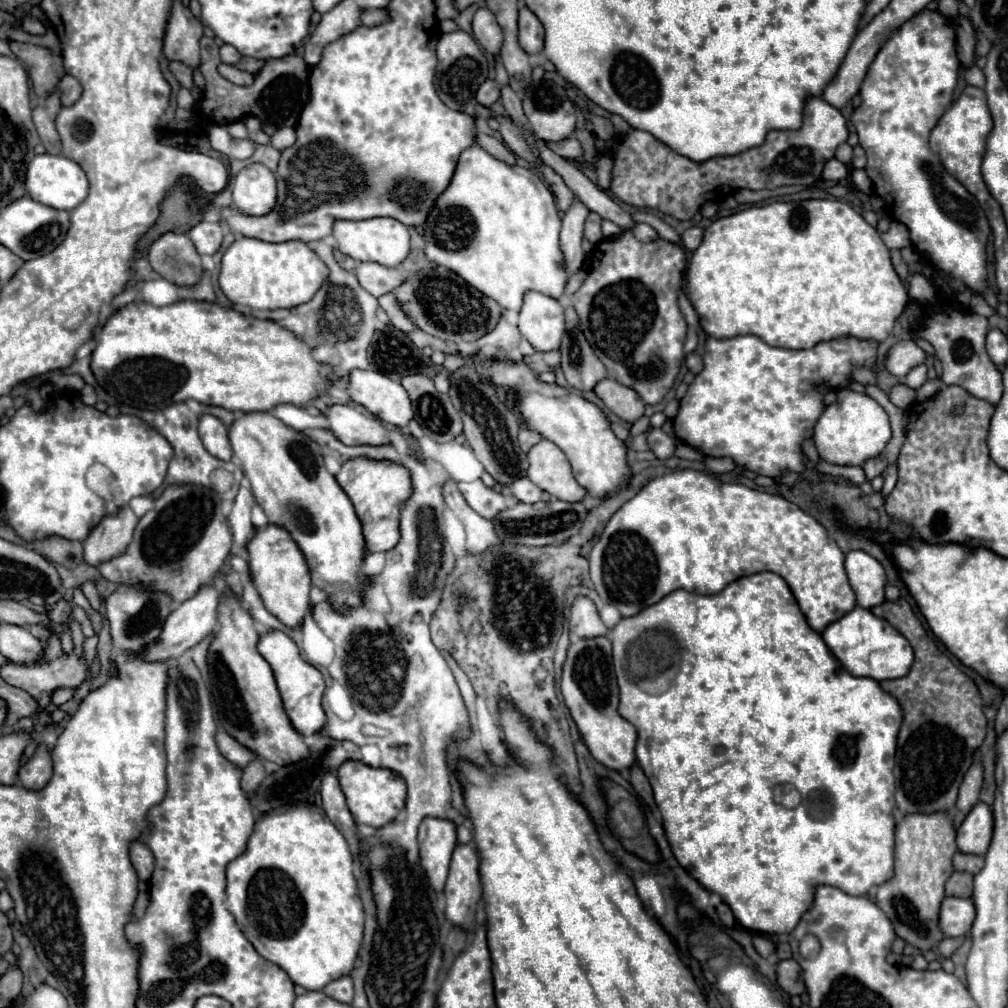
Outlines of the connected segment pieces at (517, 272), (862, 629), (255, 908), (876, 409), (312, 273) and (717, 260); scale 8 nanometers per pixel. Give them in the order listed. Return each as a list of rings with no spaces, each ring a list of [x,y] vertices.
[[[470,146],[462,152],[448,190],[436,200],[436,206],[424,224],[428,260],[456,272],[484,296],[494,298],[504,310],[514,312],[520,312],[522,298],[528,290],[552,296],[554,300],[560,300],[564,294],[568,272],[564,272],[564,254],[560,252],[558,234],[560,218],[554,196],[542,178],[526,168],[512,168],[492,158],[480,146]]]
[[[856,606],[844,618],[832,622],[822,632],[822,638],[846,672],[852,676],[868,676],[876,682],[906,676],[914,660],[914,652],[908,640],[904,640],[904,636],[894,628],[886,628],[886,622],[882,618],[876,618],[870,610],[860,606]]]
[[[294,804],[294,806],[274,808],[272,812],[262,814],[256,820],[256,826],[254,826],[254,832],[248,840],[246,852],[228,864],[226,880],[228,880],[228,884],[226,884],[226,906],[234,914],[238,926],[242,928],[246,938],[252,942],[252,946],[258,950],[258,954],[264,956],[266,960],[278,964],[284,972],[288,972],[288,976],[294,984],[298,984],[306,990],[322,990],[332,980],[336,980],[340,976],[348,976],[352,972],[354,962],[358,958],[362,934],[364,934],[364,910],[362,910],[360,898],[356,896],[358,894],[358,884],[356,884],[356,878],[354,878],[354,872],[352,872],[352,854],[350,854],[348,842],[344,840],[344,836],[336,830],[336,826],[318,808],[304,806],[304,804]]]
[[[840,390],[838,400],[830,404],[814,426],[814,444],[822,460],[840,466],[862,466],[866,460],[884,452],[892,436],[888,414],[884,408],[866,394],[854,390]]]
[[[240,236],[222,256],[218,284],[232,304],[248,306],[252,310],[276,310],[294,308],[312,300],[326,278],[326,264],[304,242],[272,244]]]
[[[804,200],[804,202],[772,202],[766,206],[750,206],[742,212],[736,212],[726,218],[714,220],[706,230],[702,244],[694,250],[688,268],[686,268],[686,290],[688,298],[698,312],[702,330],[712,338],[734,338],[740,334],[754,334],[762,338],[766,344],[776,348],[788,348],[788,350],[804,350],[812,348],[818,342],[834,340],[834,338],[846,338],[856,336],[864,340],[876,340],[882,342],[888,338],[888,334],[894,328],[894,322],[902,314],[904,306],[908,304],[908,292],[904,284],[900,282],[898,274],[892,268],[890,262],[890,250],[880,240],[880,234],[876,228],[872,228],[852,206],[848,206],[842,200]]]

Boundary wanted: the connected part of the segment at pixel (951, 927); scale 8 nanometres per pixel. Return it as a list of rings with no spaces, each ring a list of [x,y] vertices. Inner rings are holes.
[[[946,896],[940,908],[940,928],[946,936],[962,936],[970,932],[974,916],[976,912],[972,898]]]

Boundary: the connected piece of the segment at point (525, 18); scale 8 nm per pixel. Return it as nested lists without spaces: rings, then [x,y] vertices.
[[[520,2],[520,18],[518,18],[518,28],[520,28],[520,46],[528,54],[538,54],[544,48],[544,28],[540,20],[526,8],[524,2]]]

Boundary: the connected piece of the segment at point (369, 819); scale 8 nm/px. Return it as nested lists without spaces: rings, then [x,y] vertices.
[[[350,760],[350,762],[344,762],[336,770],[336,776],[338,776],[340,788],[346,796],[348,808],[350,808],[350,812],[356,818],[358,824],[366,824],[366,826],[372,826],[372,828],[382,828],[382,826],[390,824],[406,804],[406,784],[392,770],[370,768],[364,762],[352,762]]]

